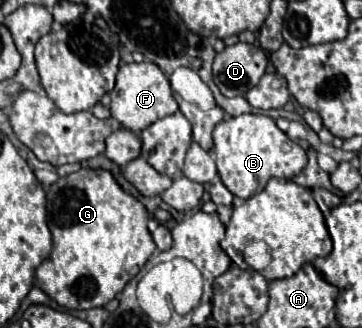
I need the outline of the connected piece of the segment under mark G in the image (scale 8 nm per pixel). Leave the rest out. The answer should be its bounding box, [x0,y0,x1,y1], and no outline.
[36,169,156,309]

